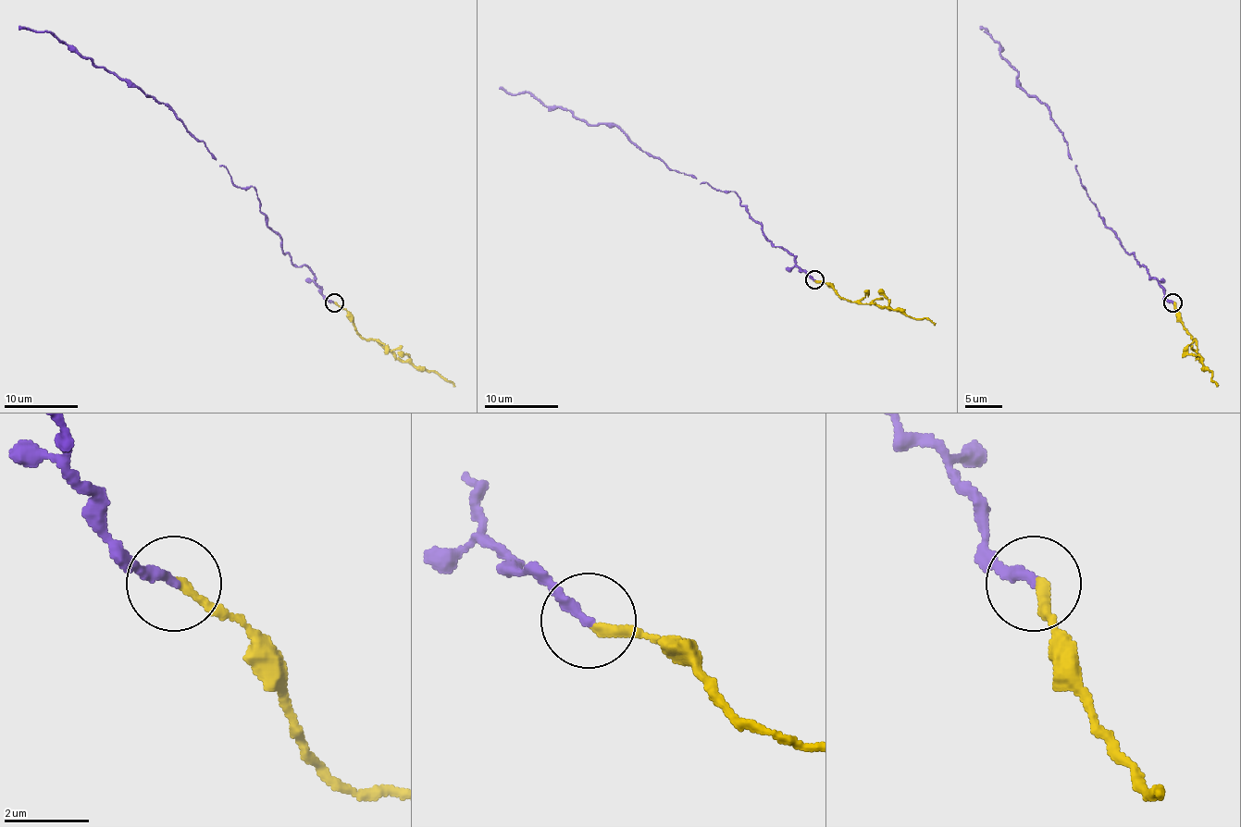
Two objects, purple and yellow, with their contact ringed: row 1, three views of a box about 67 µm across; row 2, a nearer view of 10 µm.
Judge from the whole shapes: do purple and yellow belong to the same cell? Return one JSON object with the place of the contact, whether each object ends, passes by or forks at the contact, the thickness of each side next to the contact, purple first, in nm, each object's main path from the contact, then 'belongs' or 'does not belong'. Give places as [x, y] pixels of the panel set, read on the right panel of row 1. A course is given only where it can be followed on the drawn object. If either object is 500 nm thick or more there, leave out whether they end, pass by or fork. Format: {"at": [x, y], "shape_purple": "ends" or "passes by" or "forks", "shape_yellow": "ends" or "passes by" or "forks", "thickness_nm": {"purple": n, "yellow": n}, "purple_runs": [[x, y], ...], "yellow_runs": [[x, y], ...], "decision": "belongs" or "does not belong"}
{"at": [1172, 302], "shape_purple": "ends", "shape_yellow": "ends", "thickness_nm": {"purple": 260, "yellow": 200}, "purple_runs": [[1173, 302], [1105, 225], [1051, 112], [1018, 84], [1018, 73], [1001, 56], [996, 42], [981, 25]], "yellow_runs": [[1173, 302], [1185, 330], [1194, 339], [1199, 358], [1218, 386]], "decision": "belongs"}

